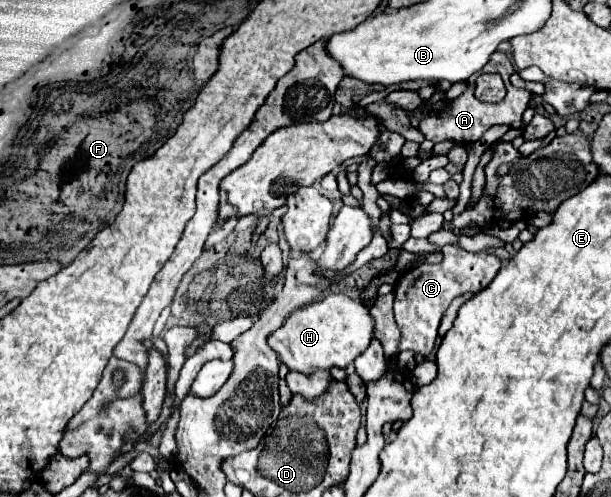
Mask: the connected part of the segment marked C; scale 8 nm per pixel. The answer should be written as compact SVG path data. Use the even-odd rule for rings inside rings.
M445 245L441 253L443 261L439 265L423 263L419 267L407 269L393 287L395 321L401 329L401 343L399 343L401 351L411 349L415 353L421 353L423 357L429 357L437 341L437 329L441 317L449 307L449 303L463 293L479 293L481 289L485 289L501 267L501 261L495 255L489 255L487 251L467 253L463 249L455 249L453 245Z

